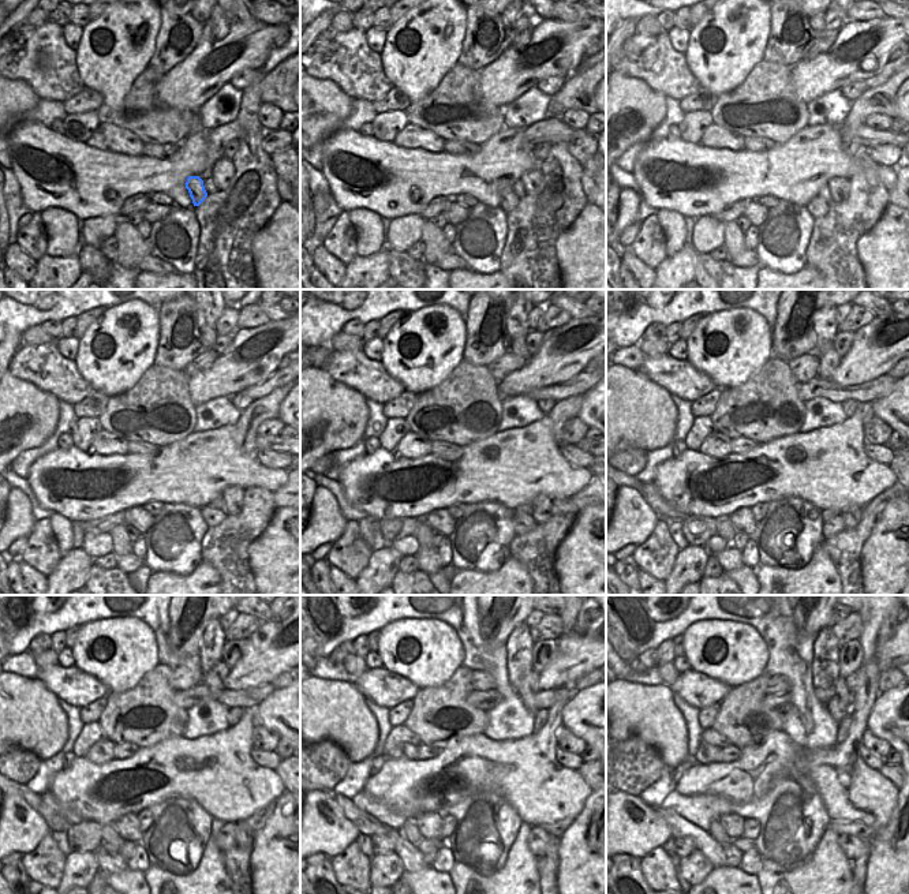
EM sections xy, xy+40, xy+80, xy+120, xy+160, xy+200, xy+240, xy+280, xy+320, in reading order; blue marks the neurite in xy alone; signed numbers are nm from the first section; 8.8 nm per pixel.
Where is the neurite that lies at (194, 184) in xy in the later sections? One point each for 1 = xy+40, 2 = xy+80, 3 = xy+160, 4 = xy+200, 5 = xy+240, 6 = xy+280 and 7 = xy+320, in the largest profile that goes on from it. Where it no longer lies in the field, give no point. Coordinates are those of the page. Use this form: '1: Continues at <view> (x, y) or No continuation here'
1: Continues at xy+40 (509, 199)
2: Continues at xy+80 (818, 208)
3: Continues at xy+160 (524, 523)
4: Continues at xy+200 (835, 526)
5: Continues at xy+240 (227, 838)
6: Continues at xy+280 (538, 840)
7: Continues at xy+320 (853, 848).

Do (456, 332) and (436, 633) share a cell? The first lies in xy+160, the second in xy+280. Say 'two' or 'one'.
one

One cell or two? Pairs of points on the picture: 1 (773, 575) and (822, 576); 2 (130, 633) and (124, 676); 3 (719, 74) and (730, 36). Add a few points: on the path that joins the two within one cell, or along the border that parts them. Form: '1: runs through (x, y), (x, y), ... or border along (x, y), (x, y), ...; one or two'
1: runs through (785, 578), (810, 578); one
2: runs through (128, 644), (124, 665); one
3: runs through (721, 64), (721, 53), (726, 45); one

